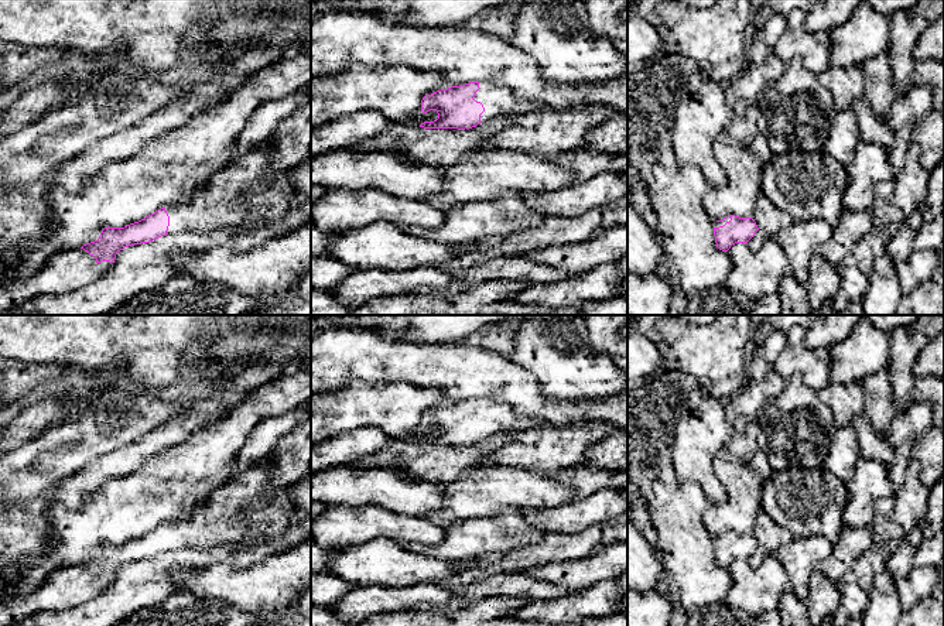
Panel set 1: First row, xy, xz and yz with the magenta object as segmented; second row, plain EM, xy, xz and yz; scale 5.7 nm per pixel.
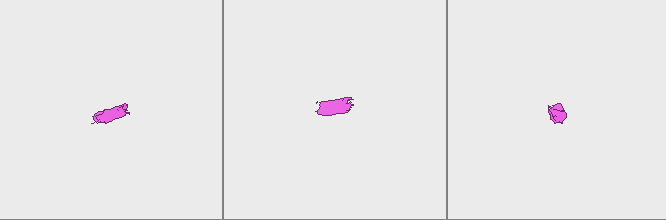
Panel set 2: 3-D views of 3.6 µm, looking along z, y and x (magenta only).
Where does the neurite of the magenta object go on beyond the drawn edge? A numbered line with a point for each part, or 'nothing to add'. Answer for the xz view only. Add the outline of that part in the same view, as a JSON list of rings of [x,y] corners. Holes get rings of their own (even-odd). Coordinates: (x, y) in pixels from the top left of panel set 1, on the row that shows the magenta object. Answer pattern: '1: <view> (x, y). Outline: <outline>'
1: xz (499, 102). Outline: [[[479,83],[479,88],[473,99],[485,107],[485,112],[480,114],[480,123],[492,117],[506,117],[537,110],[536,102],[516,99],[509,88],[492,83]]]

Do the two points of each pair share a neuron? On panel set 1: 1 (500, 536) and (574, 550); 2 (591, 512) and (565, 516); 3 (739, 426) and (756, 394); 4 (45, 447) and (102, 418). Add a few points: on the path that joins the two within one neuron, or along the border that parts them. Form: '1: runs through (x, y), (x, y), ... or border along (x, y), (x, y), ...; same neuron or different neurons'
1: border along (547, 533), (533, 543), (500, 551); different neurons
2: runs through (585, 512), (571, 516); same neuron
3: runs through (739, 418), (739, 411), (749, 402); same neuron
4: runs through (60, 435), (82, 430), (88, 424); same neuron

